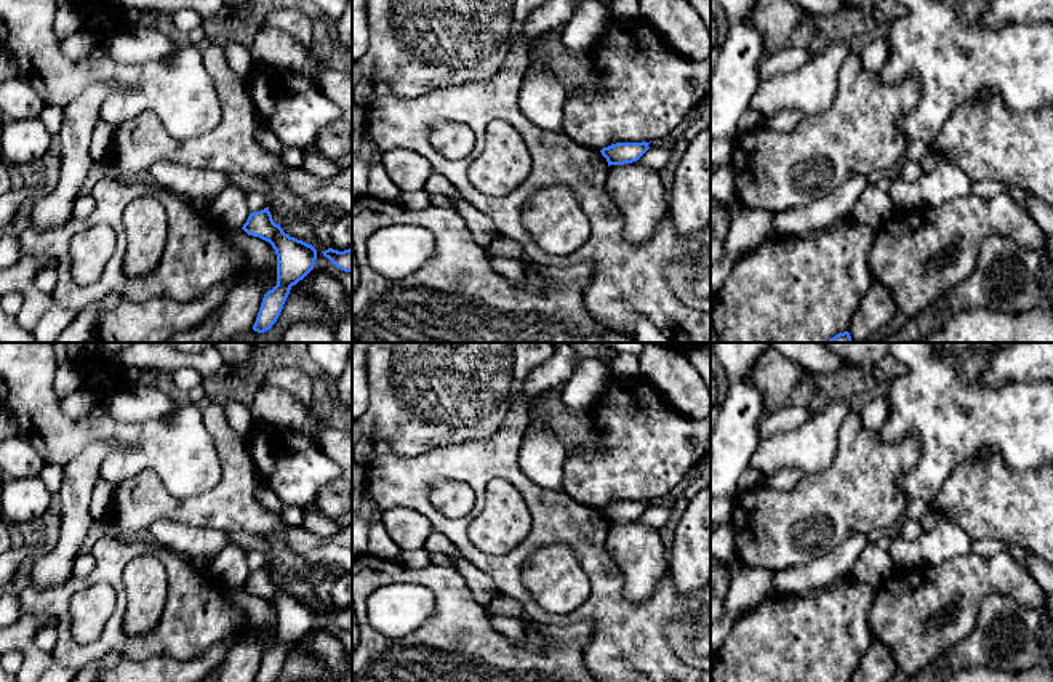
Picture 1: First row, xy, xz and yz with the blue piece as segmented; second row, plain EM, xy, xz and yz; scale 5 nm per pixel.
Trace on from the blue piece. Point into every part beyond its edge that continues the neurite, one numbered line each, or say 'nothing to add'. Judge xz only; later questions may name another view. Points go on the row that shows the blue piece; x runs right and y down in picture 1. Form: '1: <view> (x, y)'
nothing to add

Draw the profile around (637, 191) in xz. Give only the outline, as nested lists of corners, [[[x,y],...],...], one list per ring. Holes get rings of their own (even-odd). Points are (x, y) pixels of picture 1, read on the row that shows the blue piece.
[[[639,160],[610,165],[607,192],[624,219],[624,237],[632,243],[647,243],[669,211],[669,192],[656,170]]]

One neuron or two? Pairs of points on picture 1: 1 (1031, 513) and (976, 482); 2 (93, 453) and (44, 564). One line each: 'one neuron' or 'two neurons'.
1: one neuron
2: one neuron

